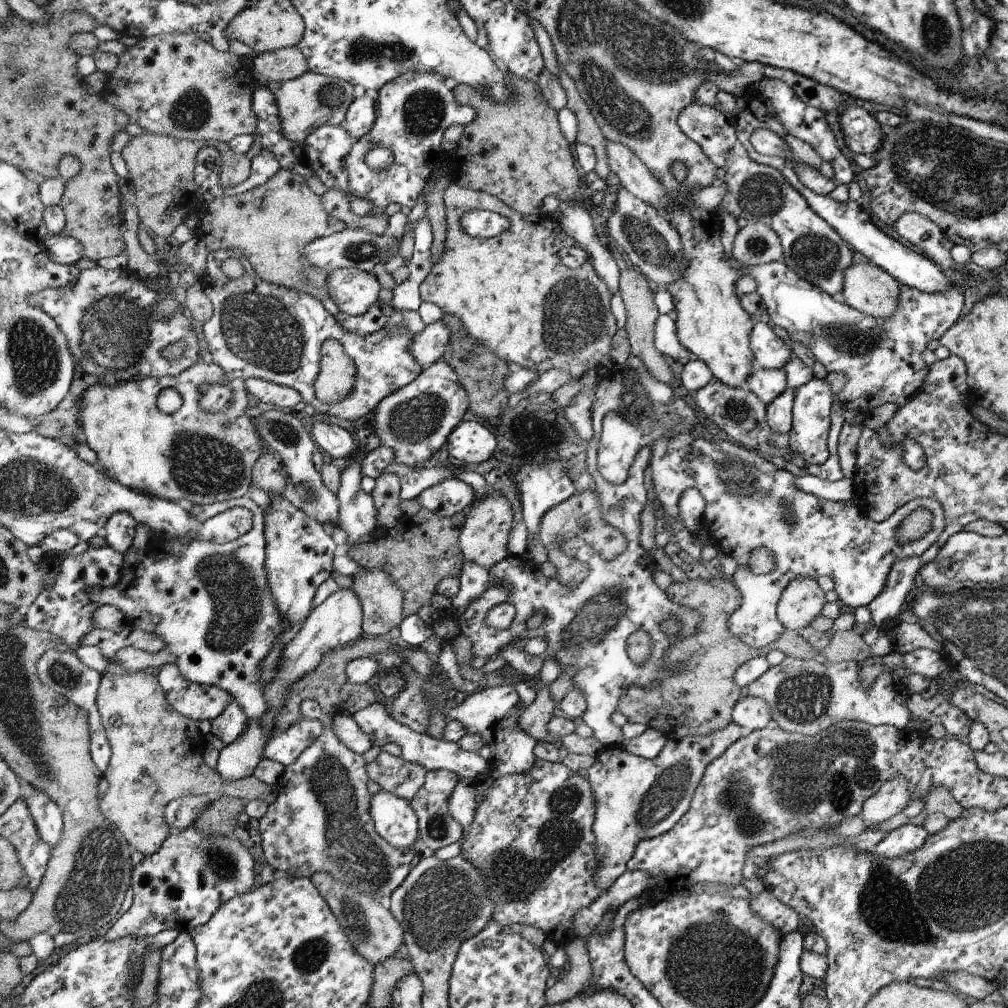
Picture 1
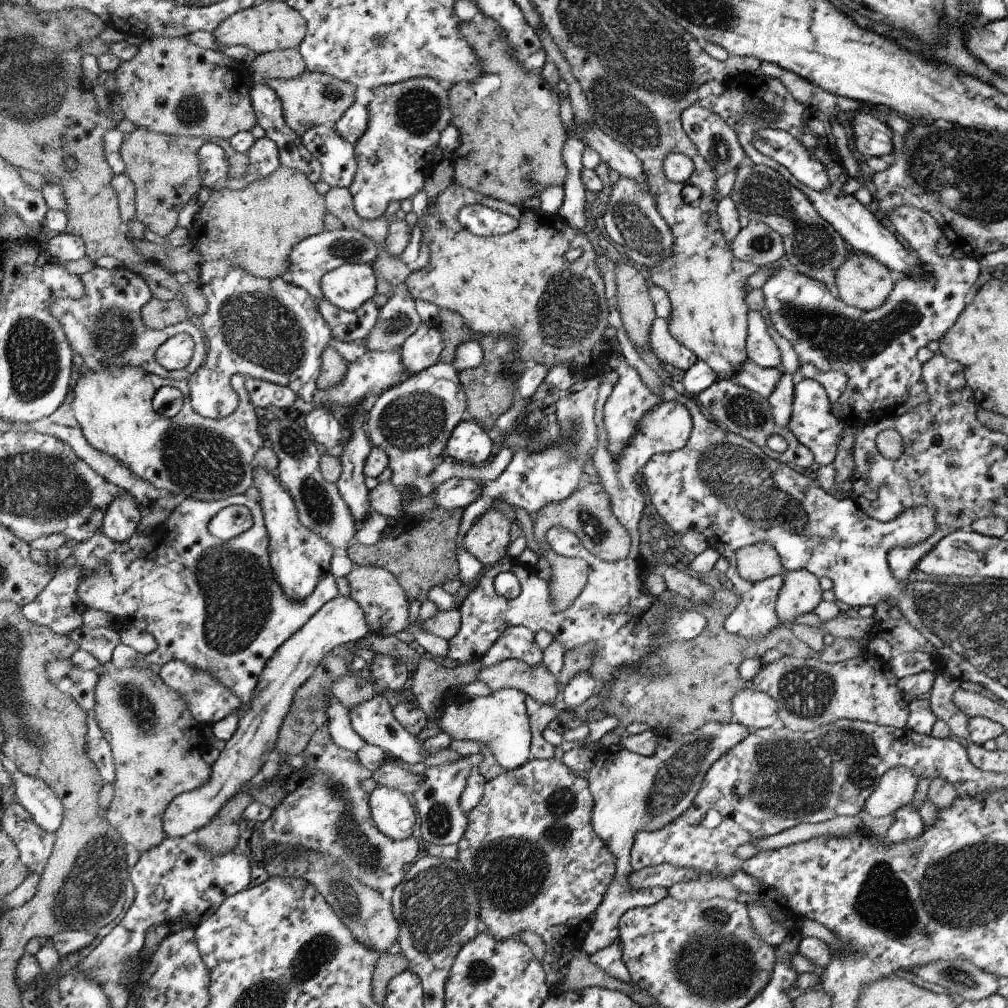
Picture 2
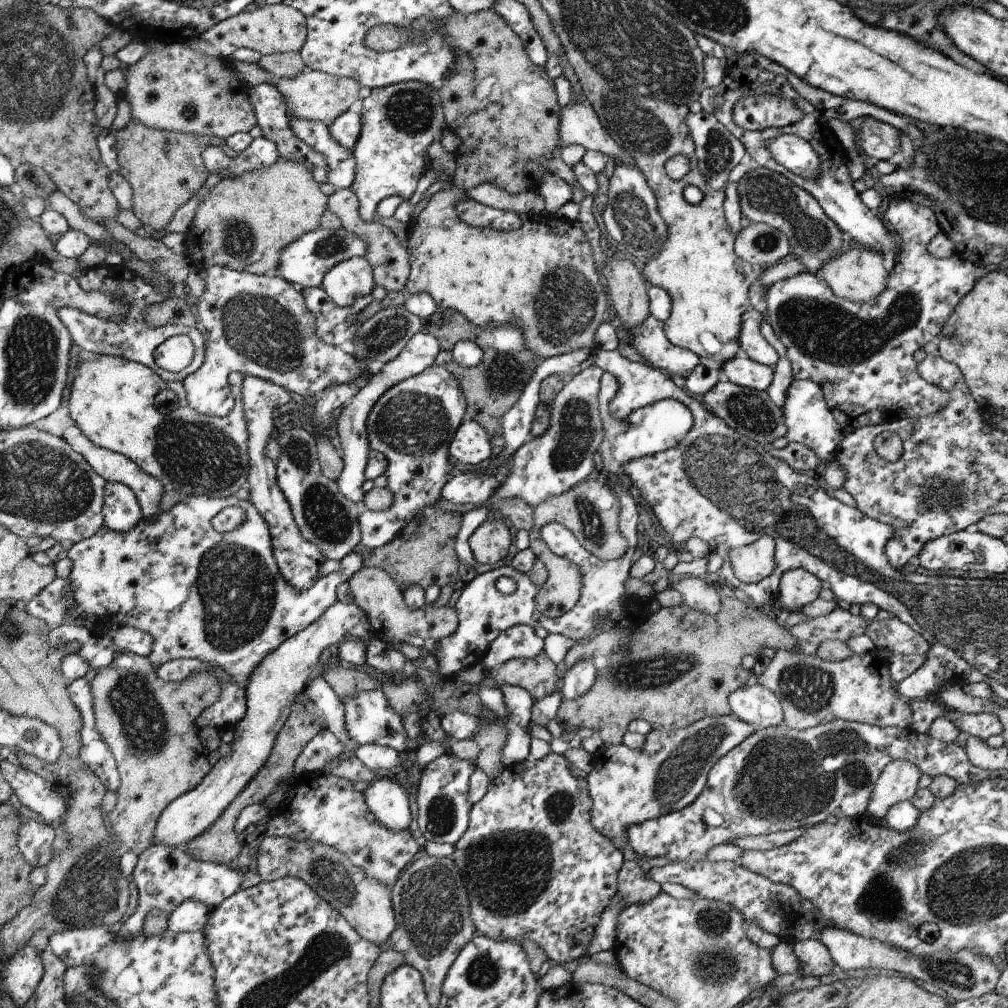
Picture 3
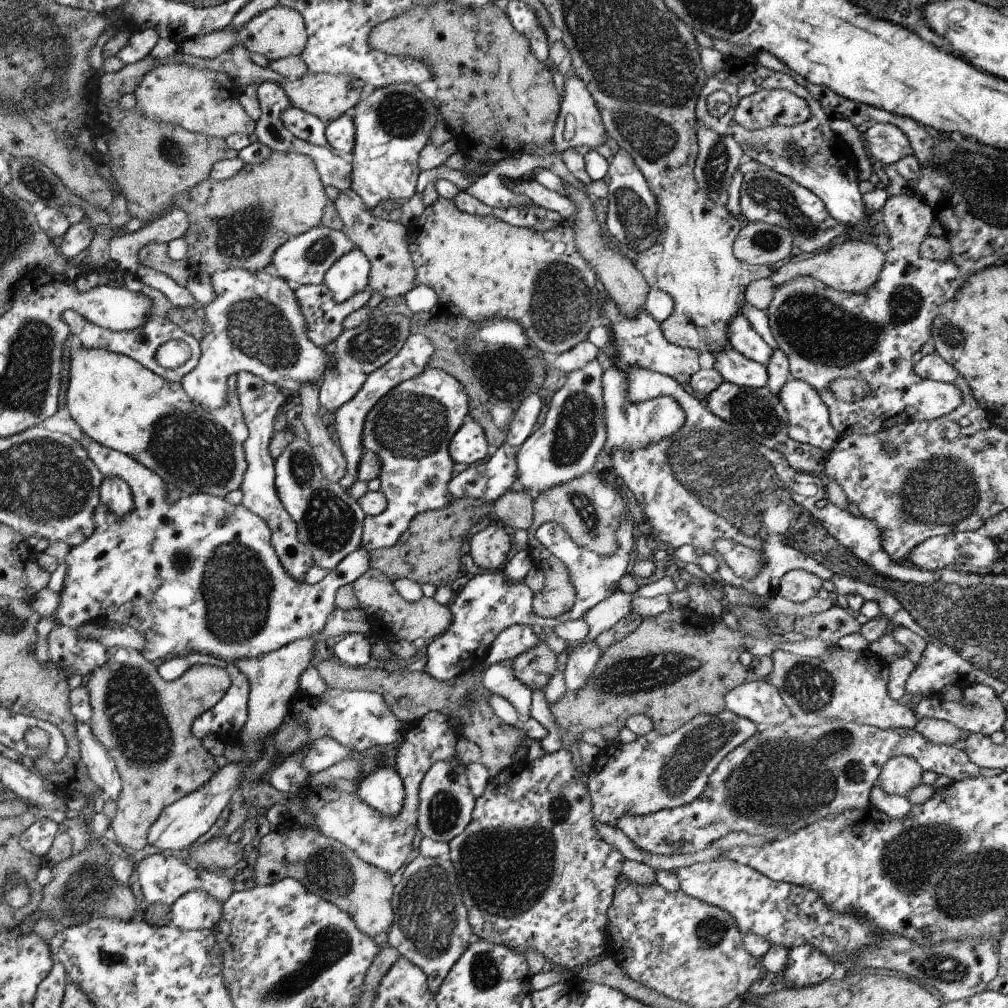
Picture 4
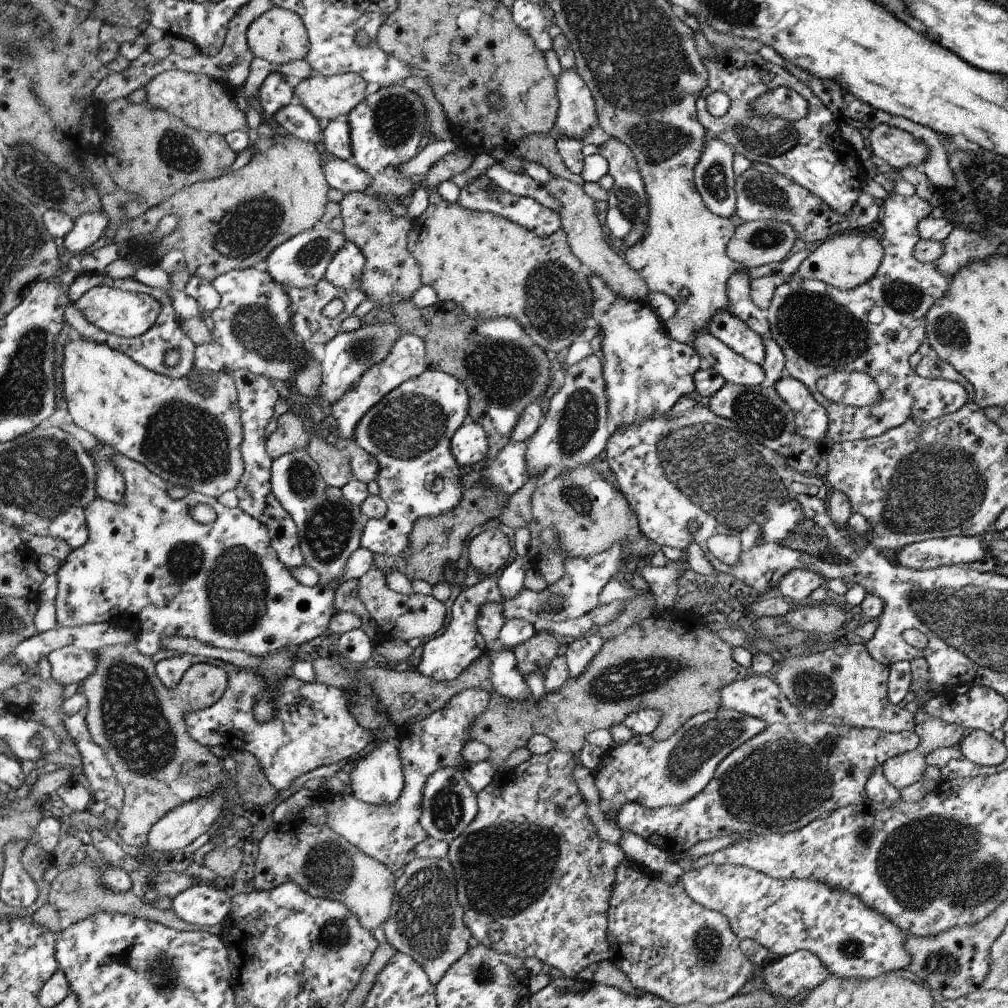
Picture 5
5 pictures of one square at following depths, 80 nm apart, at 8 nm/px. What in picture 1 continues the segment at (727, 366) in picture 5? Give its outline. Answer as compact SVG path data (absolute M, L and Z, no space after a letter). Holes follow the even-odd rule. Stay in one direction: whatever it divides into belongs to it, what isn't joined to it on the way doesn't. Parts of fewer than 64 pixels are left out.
M784 369L753 370L745 387L767 406L788 388L787 373Z

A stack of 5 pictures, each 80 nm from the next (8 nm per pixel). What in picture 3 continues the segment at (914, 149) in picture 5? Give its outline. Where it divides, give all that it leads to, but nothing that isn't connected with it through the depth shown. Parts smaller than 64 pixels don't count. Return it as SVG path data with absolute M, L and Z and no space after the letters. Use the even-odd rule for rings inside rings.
M866 116L860 126L857 142L867 156L888 161L901 146L900 133L894 126Z

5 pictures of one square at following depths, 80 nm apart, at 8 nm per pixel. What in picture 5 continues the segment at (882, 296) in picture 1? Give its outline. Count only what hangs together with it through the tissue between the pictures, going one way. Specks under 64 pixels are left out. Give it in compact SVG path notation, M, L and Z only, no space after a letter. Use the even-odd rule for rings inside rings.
M868 230L847 231L838 234L830 240L820 244L798 266L796 276L803 279L815 279L839 290L852 290L872 280L882 266L884 248L876 233L868 233Z

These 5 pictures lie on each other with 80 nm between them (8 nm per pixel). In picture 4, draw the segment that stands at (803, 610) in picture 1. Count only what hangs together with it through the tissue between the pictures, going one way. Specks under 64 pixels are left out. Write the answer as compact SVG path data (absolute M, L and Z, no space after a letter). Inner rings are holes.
M795 569L783 576L778 595L792 603L804 603L817 597L823 581L814 574Z

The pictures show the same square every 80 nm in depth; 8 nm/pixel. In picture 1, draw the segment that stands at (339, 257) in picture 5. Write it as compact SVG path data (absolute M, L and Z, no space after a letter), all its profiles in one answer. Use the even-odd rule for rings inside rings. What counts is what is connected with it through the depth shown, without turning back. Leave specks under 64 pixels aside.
M358 268L330 271L326 287L332 302L346 316L363 315L379 299L381 288L375 276Z

